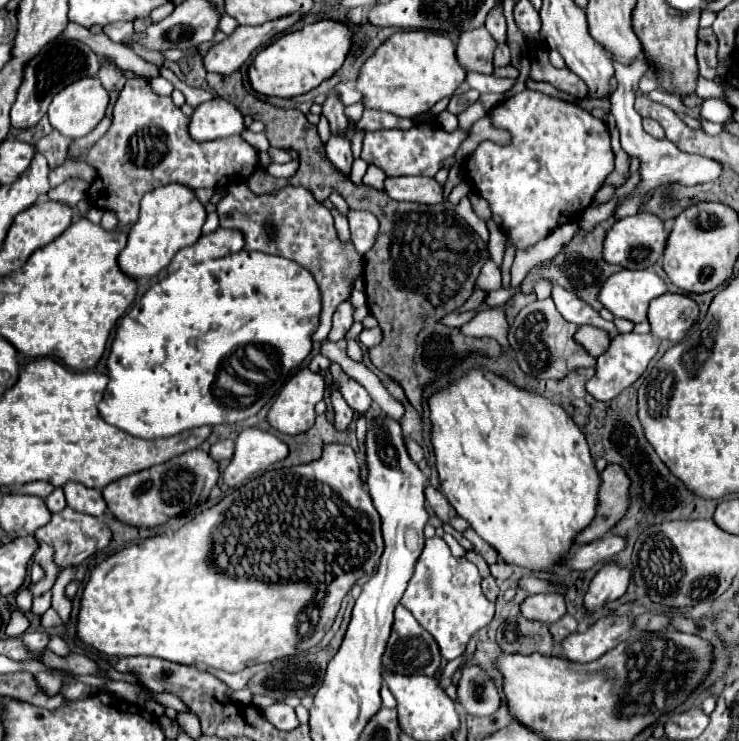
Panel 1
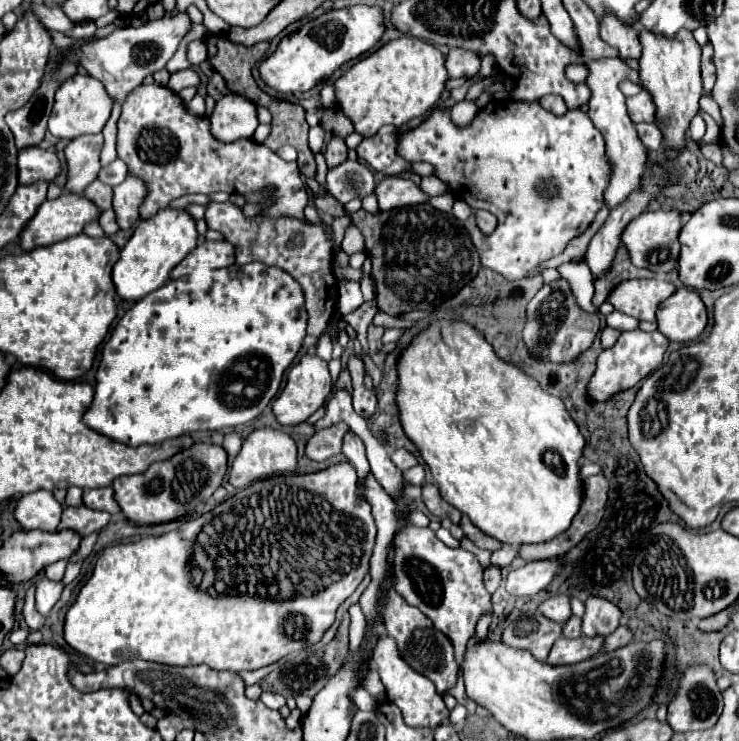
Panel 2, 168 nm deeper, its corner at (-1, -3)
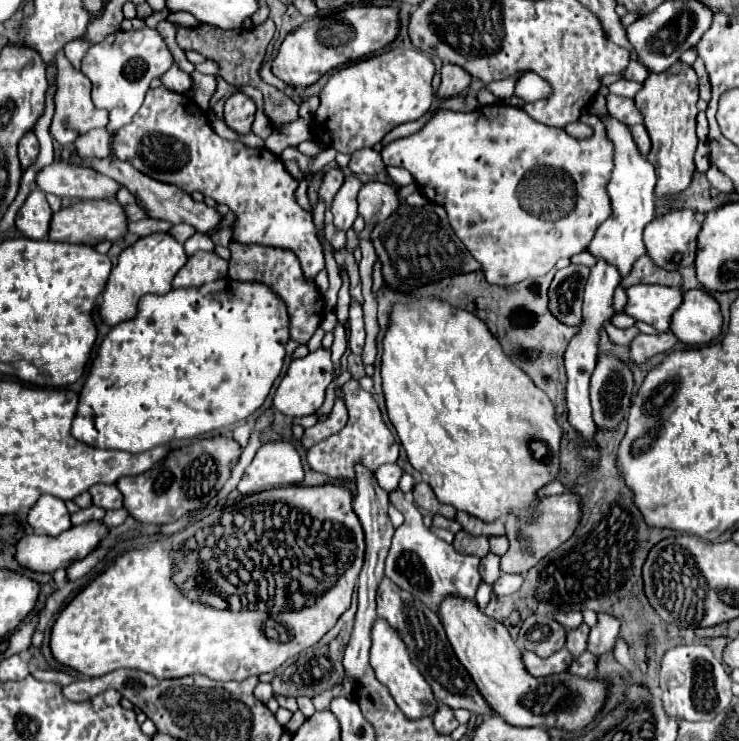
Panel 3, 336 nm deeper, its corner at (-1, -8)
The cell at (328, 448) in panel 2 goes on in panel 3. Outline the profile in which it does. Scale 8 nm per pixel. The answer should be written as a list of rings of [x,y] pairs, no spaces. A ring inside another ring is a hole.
[[[351,379],[341,386],[343,391],[343,402],[345,408],[349,412],[349,420],[345,424],[345,428],[325,440],[321,440],[319,444],[315,444],[313,448],[307,450],[307,464],[315,470],[321,472],[333,480],[343,480],[343,482],[355,482],[355,466],[363,464],[367,470],[375,472],[381,464],[389,464],[389,462],[397,462],[399,458],[399,444],[393,438],[391,430],[383,424],[381,412],[377,402],[373,400],[373,396],[369,392],[365,392],[359,381]]]

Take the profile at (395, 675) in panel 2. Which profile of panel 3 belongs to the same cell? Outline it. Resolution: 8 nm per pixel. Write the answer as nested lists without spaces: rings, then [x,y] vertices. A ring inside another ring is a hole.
[[[377,618],[371,628],[371,638],[373,638],[371,666],[377,674],[377,680],[389,688],[389,692],[391,692],[393,700],[397,702],[397,706],[401,708],[401,712],[411,720],[417,720],[421,716],[433,716],[433,712],[437,710],[437,702],[431,692],[431,686],[427,684],[427,680],[423,678],[419,668],[411,662],[409,650],[405,646],[405,642],[399,638],[399,634],[389,626],[389,622],[385,622],[383,618]]]

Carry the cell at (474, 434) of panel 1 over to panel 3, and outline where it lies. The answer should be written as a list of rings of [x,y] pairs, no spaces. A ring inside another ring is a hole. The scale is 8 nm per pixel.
[[[419,298],[419,300],[407,302],[407,304],[399,304],[399,302],[393,304],[391,316],[389,316],[389,326],[383,336],[381,378],[383,378],[383,394],[385,394],[385,408],[387,408],[389,422],[397,430],[397,436],[407,452],[411,466],[423,474],[423,478],[433,488],[437,500],[441,500],[445,504],[453,504],[457,510],[465,510],[471,516],[491,522],[499,516],[505,516],[507,512],[525,512],[525,508],[533,500],[539,500],[535,496],[535,492],[541,486],[545,486],[547,482],[555,480],[555,476],[559,472],[559,440],[563,434],[561,426],[555,420],[555,408],[553,408],[551,400],[545,396],[545,392],[539,390],[533,384],[533,380],[503,354],[503,348],[501,348],[497,336],[493,336],[489,332],[487,324],[483,320],[479,320],[477,316],[473,316],[471,312],[453,308],[449,302],[435,300],[435,298]],[[535,440],[541,440],[545,444],[545,448],[533,448]]]

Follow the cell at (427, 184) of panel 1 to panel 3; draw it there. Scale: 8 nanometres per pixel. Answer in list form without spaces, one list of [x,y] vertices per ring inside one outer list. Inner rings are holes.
[[[367,182],[357,194],[357,212],[363,216],[365,222],[385,222],[393,210],[399,208],[397,200],[397,186],[381,184],[381,182]]]

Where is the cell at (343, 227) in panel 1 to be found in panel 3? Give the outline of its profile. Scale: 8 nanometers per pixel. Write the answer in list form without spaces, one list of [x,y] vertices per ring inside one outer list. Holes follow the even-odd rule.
[[[351,302],[349,310],[349,350],[353,354],[361,354],[365,344],[365,330],[363,330],[363,310],[359,302]]]

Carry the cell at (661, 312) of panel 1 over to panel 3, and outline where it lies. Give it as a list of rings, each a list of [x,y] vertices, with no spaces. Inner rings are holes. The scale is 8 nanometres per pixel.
[[[693,288],[683,294],[683,304],[673,314],[671,332],[683,344],[709,344],[721,334],[721,326],[719,302],[709,292]]]

